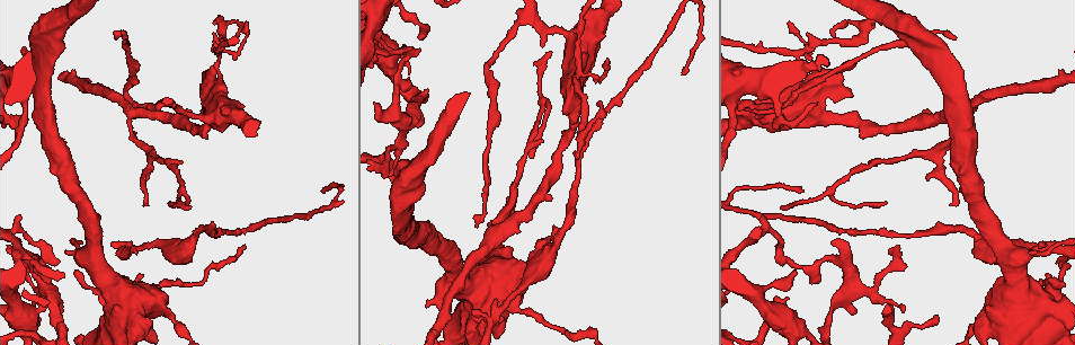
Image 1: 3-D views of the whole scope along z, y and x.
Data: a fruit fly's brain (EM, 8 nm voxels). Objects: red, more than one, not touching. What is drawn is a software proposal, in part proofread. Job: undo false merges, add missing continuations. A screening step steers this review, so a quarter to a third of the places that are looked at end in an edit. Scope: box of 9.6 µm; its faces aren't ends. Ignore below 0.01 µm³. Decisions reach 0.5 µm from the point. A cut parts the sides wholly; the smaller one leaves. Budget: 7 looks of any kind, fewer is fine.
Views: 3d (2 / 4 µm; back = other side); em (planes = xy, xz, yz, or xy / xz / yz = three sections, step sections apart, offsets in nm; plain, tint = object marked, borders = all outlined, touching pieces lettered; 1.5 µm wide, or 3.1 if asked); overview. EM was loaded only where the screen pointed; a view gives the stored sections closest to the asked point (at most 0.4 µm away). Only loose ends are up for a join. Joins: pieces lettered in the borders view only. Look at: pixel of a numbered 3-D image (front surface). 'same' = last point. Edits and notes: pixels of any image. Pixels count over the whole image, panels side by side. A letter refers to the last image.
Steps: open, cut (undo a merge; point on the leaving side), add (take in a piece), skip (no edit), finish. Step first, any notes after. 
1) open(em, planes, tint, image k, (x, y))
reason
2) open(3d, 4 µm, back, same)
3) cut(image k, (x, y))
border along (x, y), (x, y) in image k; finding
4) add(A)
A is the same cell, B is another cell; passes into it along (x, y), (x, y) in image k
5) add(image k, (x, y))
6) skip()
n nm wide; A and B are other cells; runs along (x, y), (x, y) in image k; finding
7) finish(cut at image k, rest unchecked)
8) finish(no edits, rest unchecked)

open(3d, 2 µm, image 1, (1035, 251))
an open end

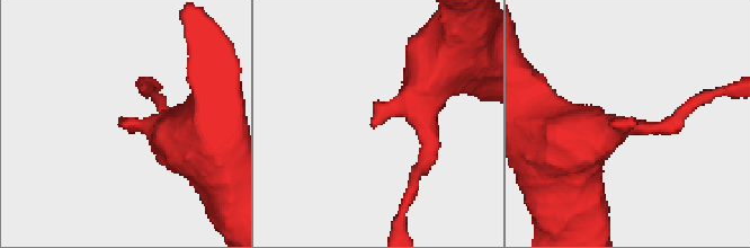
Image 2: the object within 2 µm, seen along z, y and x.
open(em, planes, borders, image 2, (634, 126))

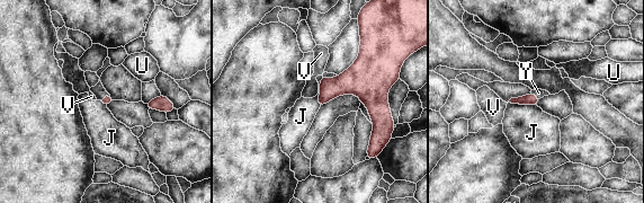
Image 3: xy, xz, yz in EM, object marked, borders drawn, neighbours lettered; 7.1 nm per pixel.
add(Y)
Y is the same cell, J, U and V are other cells; passes into it along (107, 99), (104, 96), (98, 90) in image 3; it goes on there

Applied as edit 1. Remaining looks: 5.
open(overview)
see it whole again

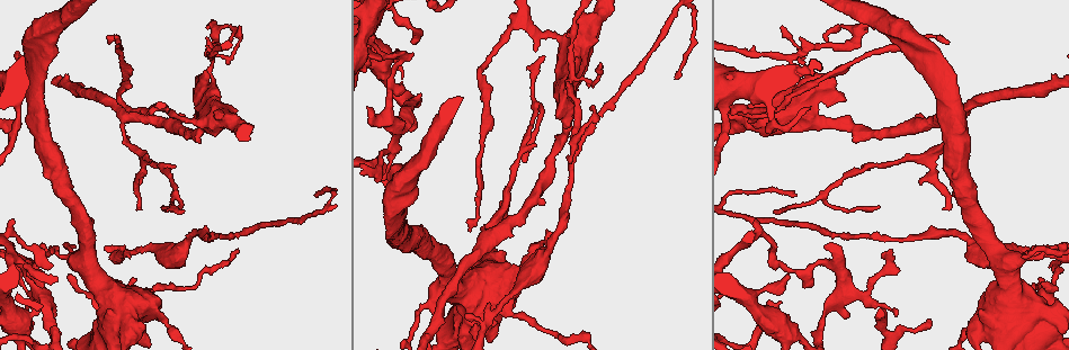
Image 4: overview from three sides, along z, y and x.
open(em, planes, tint, image 4, (932, 322))
branch stops here

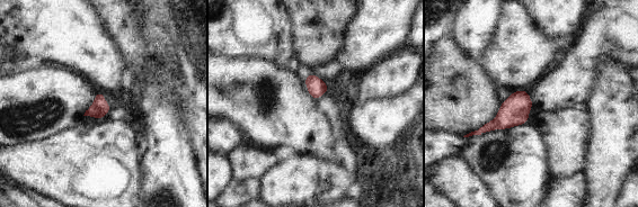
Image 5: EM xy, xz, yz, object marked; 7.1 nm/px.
open(em, planes, borders, same)
what lies round it

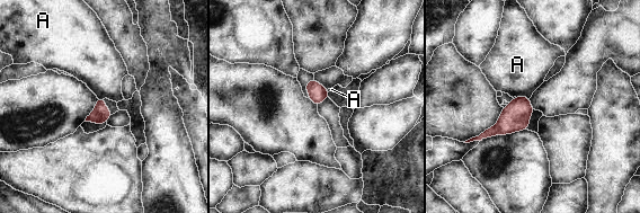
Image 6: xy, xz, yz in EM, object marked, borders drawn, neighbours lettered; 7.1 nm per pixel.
skip()
130 nm wide; A is another cell; no lettered piece goes on from it

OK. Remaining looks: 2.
open(3d, 2 µm, back, image 4, (166, 207))
thin end

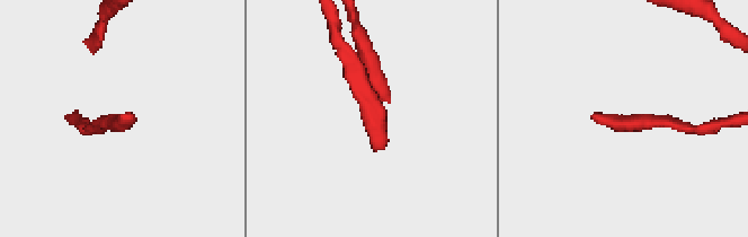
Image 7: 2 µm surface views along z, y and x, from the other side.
open(em, planes, borders, image 7, (121, 116))

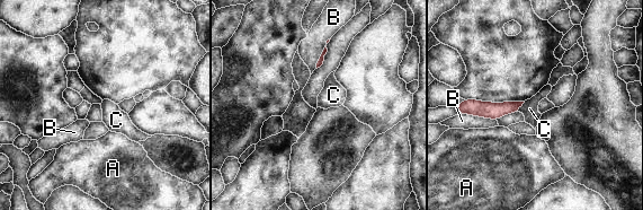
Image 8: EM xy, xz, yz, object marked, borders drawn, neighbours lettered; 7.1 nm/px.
skip()
A, B and C are other cells; runs along (518, 104), (505, 108), (460, 110) in image 8; none of them fits

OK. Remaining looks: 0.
finish(add at image 3, rest unchecked)

